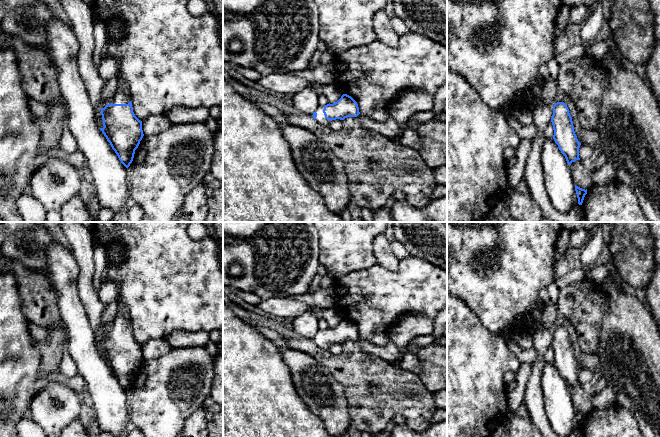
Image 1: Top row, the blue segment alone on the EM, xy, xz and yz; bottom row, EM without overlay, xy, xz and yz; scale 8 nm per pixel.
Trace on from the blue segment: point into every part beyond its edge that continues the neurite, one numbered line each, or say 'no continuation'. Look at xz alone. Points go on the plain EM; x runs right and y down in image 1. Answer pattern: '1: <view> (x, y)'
1: xz (320, 342)

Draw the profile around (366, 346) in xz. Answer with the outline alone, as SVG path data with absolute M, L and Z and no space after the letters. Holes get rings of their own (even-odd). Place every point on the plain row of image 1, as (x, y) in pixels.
M362 338L356 342L364 352L372 353L396 366L400 365L407 353L414 354L421 363L421 373L418 376L424 387L431 393L447 388L447 346L433 342L427 347L420 347L414 339L403 349L399 349L391 340L381 347Z

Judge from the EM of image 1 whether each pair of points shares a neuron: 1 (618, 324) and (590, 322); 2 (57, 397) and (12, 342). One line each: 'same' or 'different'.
1: different
2: different

